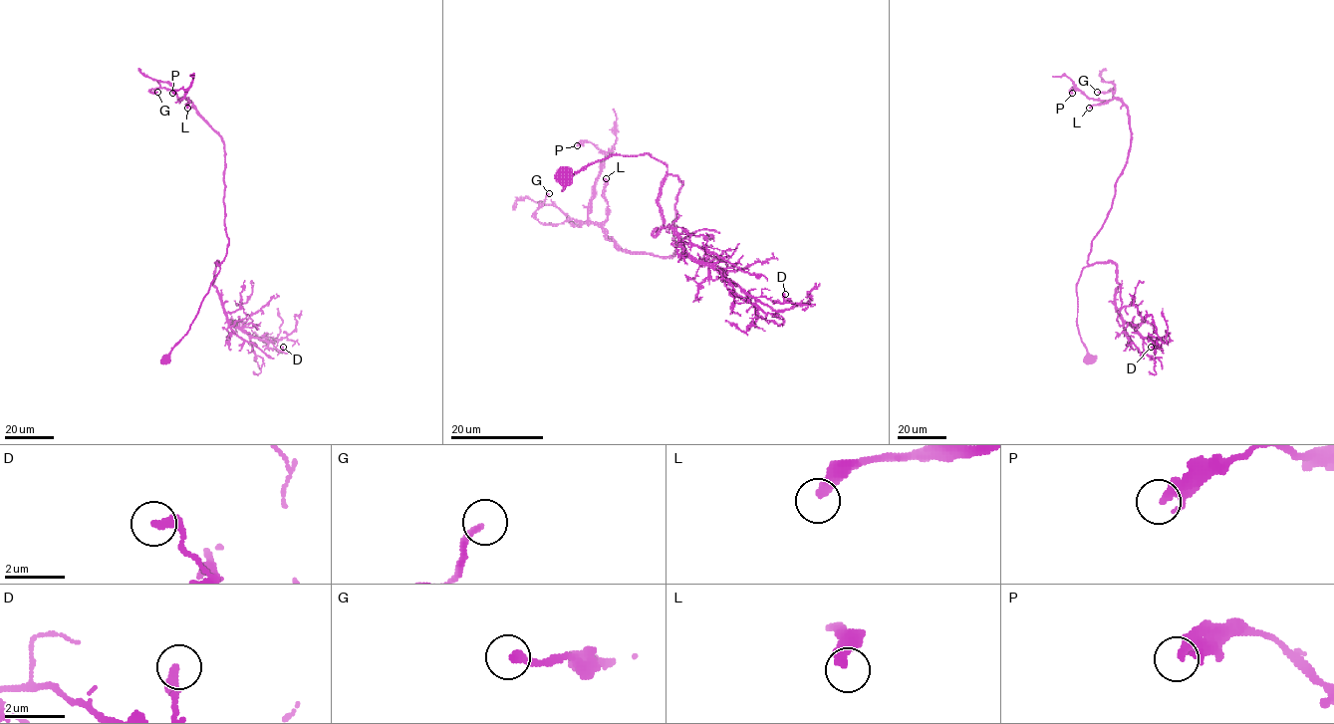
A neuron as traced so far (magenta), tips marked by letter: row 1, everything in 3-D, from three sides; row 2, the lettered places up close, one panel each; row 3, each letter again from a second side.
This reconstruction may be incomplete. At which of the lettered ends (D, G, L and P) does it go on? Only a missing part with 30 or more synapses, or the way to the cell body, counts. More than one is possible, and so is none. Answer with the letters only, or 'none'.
L

